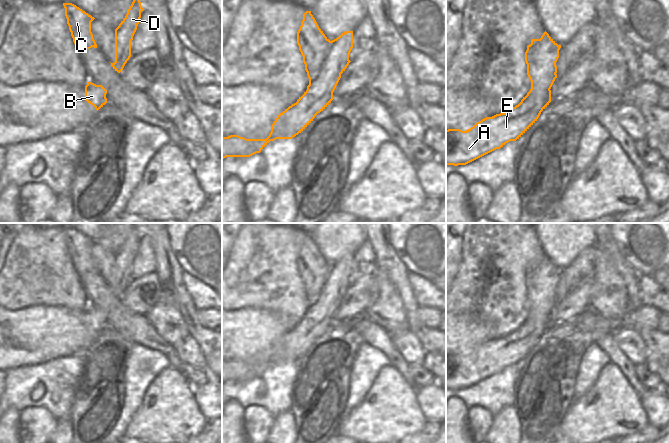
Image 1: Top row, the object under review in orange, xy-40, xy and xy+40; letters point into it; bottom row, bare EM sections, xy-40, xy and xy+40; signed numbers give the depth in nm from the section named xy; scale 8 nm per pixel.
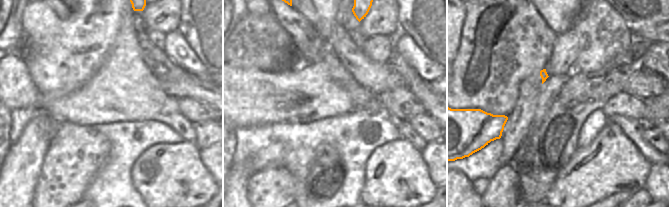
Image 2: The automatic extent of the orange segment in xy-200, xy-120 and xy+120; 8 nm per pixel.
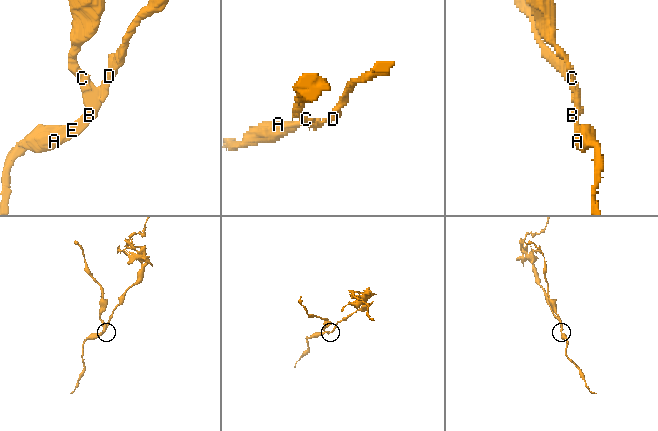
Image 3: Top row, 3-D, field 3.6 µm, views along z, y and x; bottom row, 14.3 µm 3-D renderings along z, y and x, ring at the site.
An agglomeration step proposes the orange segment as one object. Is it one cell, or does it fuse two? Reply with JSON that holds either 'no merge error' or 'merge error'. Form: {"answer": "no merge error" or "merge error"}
{"answer": "merge error"}

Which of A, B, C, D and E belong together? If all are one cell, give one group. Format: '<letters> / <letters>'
A B D E / C

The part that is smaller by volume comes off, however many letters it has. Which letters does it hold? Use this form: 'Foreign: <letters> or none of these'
Foreign: C

